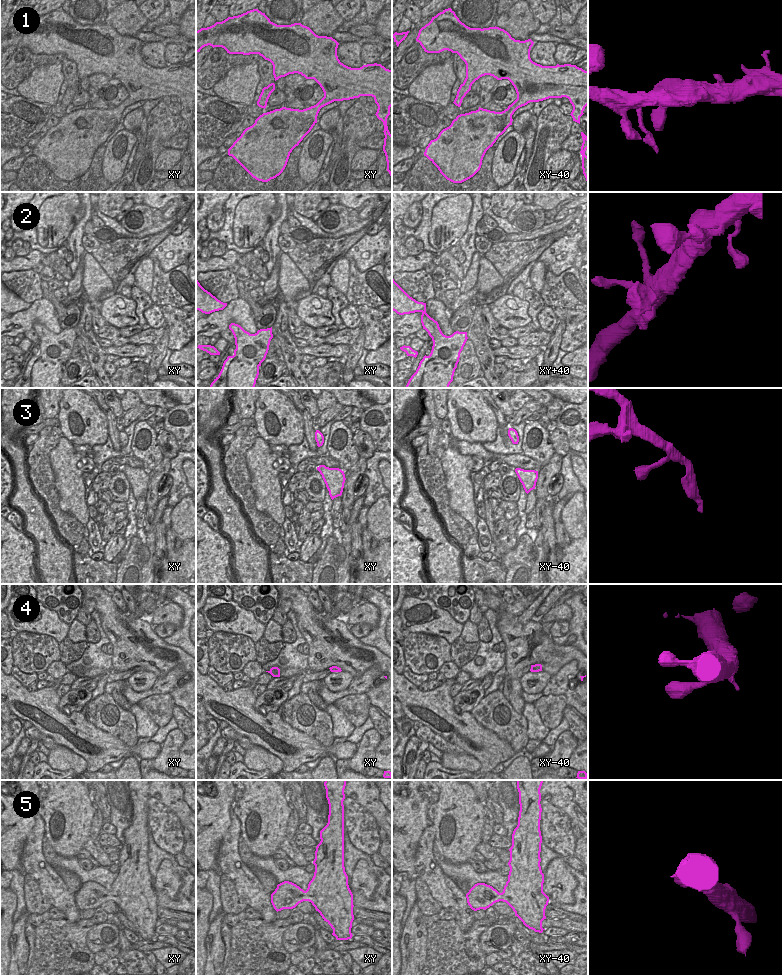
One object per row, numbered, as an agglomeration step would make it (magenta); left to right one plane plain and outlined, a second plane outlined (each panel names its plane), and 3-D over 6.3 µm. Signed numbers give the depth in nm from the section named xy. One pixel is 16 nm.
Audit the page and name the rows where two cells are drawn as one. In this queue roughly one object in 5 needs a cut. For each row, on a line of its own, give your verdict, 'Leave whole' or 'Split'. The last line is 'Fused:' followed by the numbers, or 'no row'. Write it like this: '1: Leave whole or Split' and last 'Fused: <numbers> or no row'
1: Leave whole
2: Leave whole
3: Leave whole
4: Leave whole
5: Leave whole
Fused: no row

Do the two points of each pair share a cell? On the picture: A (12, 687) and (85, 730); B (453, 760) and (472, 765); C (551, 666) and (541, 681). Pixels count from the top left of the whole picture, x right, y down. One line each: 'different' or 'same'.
A: same
B: same
C: different

